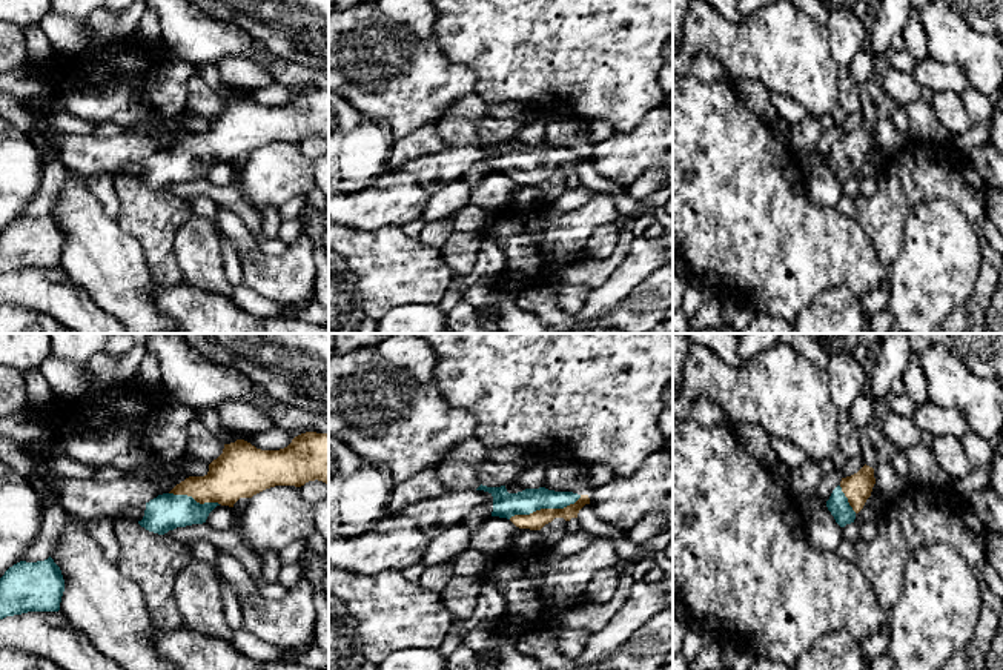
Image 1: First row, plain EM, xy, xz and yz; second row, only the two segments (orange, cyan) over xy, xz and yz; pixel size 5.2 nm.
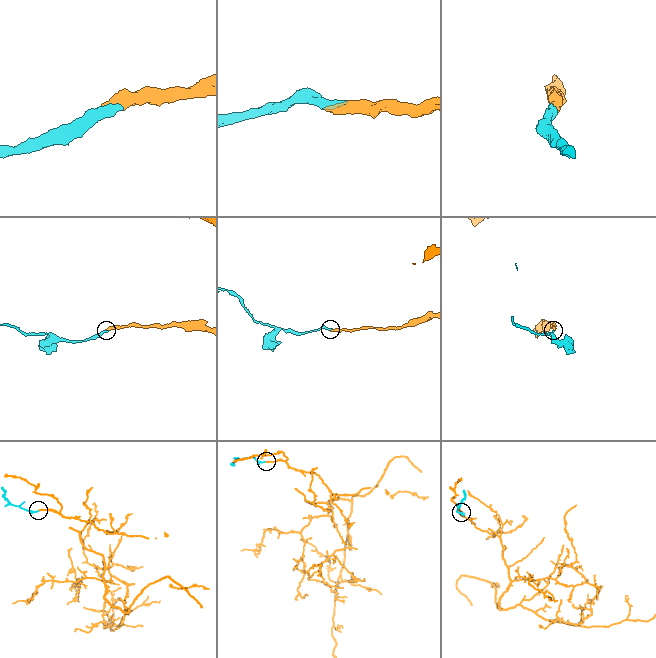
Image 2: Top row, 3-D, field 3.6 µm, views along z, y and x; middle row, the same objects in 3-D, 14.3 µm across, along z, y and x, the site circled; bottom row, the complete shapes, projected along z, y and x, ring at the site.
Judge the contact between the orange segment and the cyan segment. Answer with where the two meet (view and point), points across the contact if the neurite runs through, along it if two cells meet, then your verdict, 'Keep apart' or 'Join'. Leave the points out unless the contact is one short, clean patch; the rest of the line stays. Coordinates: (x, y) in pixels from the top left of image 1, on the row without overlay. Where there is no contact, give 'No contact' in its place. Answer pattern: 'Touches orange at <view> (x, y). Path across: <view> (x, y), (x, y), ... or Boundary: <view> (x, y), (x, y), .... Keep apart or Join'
Touches orange at xz (544, 165). Path across: xz (535, 177), (544, 165), (506, 160). Join

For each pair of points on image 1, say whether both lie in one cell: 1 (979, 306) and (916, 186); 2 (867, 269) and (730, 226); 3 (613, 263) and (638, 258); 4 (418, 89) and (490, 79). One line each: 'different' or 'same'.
1: same
2: same
3: different
4: different

